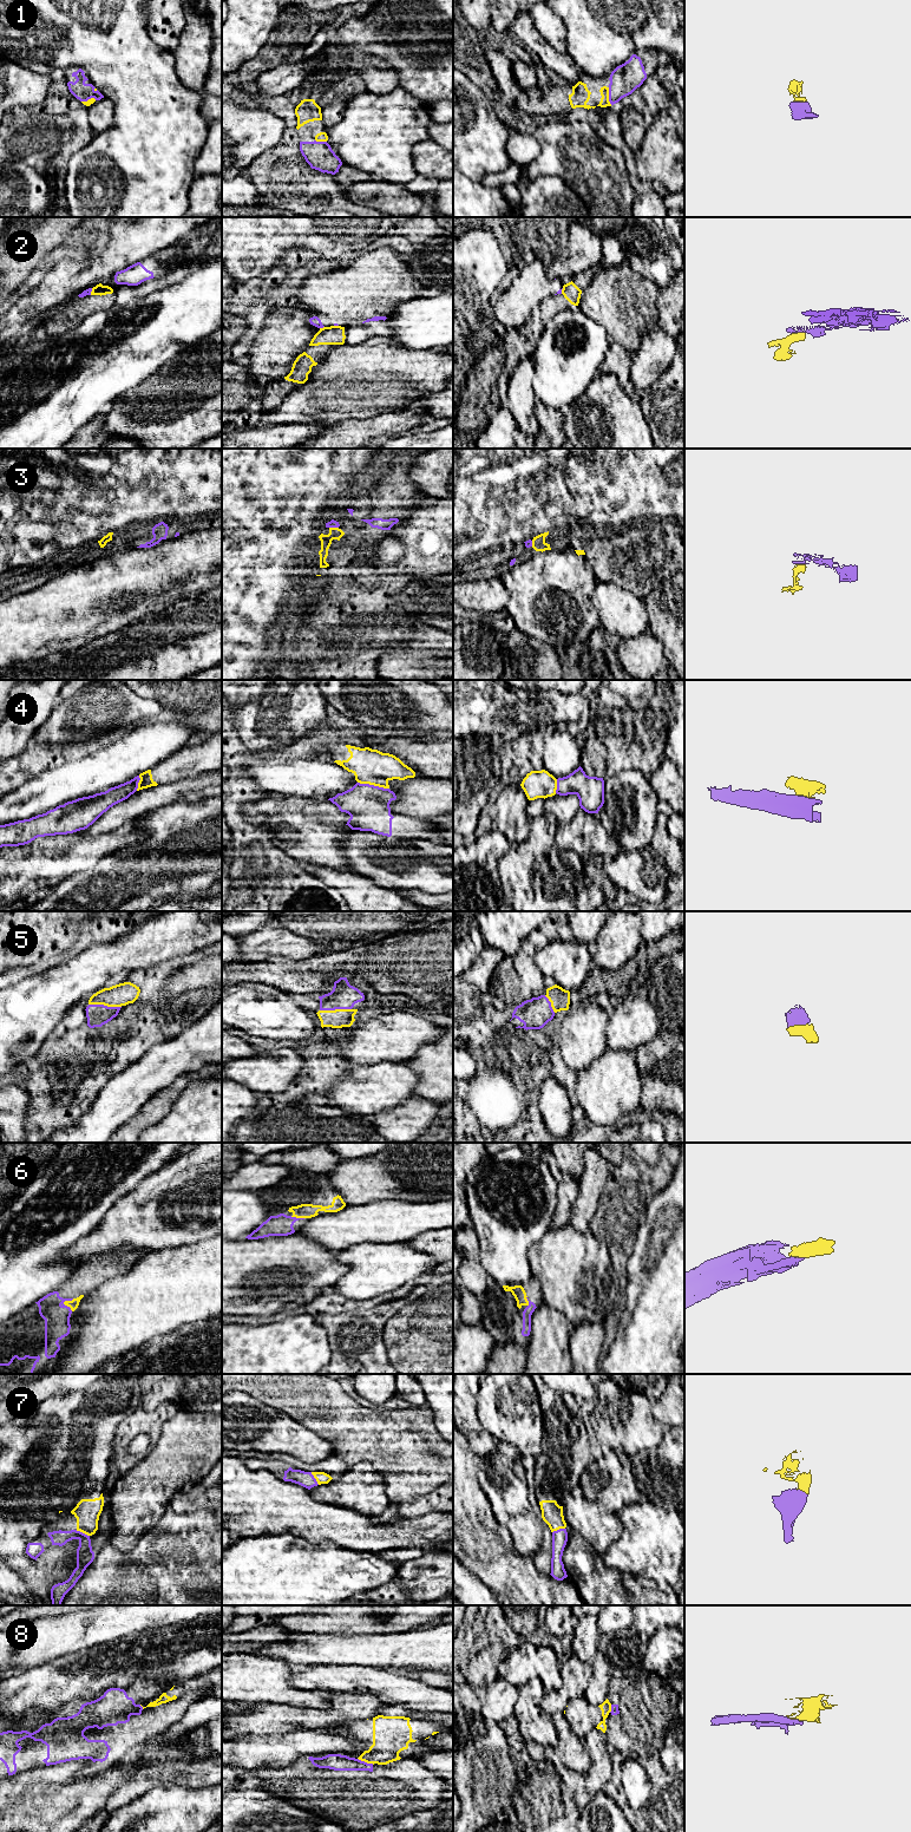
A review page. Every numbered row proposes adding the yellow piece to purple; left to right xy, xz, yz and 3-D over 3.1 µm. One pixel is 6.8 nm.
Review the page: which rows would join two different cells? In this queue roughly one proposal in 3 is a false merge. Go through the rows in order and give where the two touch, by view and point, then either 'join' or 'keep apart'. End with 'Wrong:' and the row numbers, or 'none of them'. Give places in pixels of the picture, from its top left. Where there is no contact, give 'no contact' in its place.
1: yz (609, 96) | join
2: xz (321, 327) | keep apart
3: xz (334, 527) | join
4: xz (373, 785) | keep apart
5: xy (105, 1006) | join
6: xy (66, 1306) | join
7: xy (83, 1533) | join
8: xz (366, 1762) | keep apart
Wrong: 2, 4, 8

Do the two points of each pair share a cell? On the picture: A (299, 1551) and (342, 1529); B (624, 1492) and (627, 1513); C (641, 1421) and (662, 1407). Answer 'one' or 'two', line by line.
A: two
B: two
C: two

